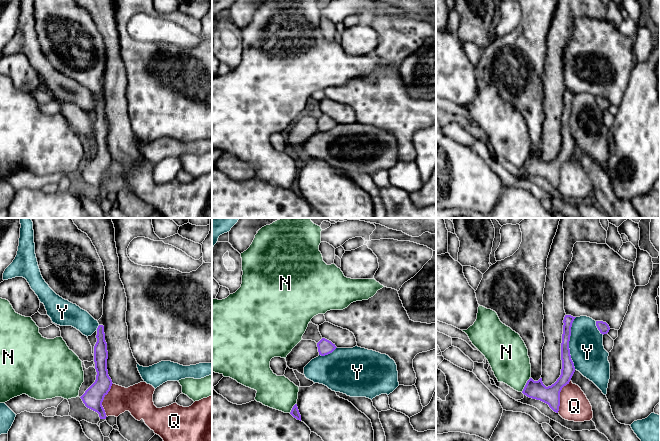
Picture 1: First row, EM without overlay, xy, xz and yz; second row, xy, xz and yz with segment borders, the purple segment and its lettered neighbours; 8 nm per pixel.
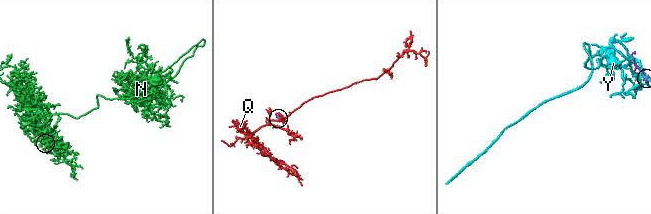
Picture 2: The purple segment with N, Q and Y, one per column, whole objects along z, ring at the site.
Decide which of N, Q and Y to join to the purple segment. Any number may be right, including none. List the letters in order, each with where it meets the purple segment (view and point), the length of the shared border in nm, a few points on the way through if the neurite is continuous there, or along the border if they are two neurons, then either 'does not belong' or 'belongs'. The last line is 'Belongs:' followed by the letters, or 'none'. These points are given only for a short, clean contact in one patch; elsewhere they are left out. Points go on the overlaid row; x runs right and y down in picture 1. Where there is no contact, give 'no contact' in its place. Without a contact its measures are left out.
N: contact yz (525, 385); length 130 nm; does not belong
Q: contact yz (559, 396); length 300 nm; border yz (570, 379), (560, 392), (560, 405), (557, 412); does not belong
Y: contact yz (568, 343); length 420 nm; does not belong
Belongs: none

